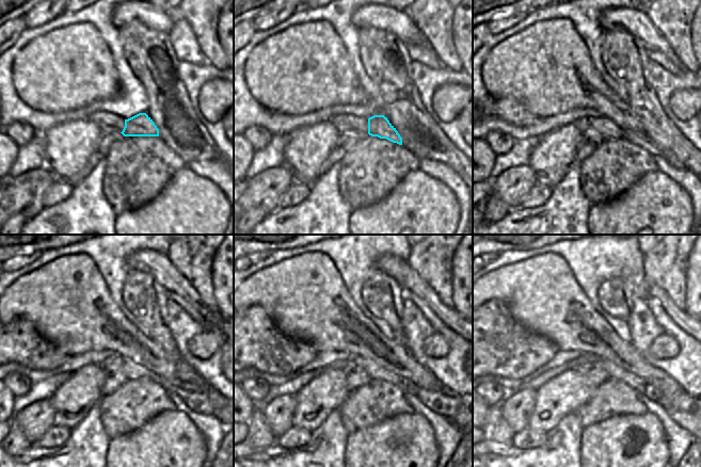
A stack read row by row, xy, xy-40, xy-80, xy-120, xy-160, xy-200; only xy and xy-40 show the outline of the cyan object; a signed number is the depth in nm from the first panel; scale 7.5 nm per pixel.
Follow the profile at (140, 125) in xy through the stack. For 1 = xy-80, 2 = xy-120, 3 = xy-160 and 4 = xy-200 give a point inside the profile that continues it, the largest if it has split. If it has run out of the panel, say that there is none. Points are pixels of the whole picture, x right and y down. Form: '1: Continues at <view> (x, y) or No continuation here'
1: Continues at xy-80 (639, 138)
2: Continues at xy-120 (196, 401)
3: Continues at xy-160 (449, 404)
4: Continues at xy-200 (684, 402).

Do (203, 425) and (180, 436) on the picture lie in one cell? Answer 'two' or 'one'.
two

